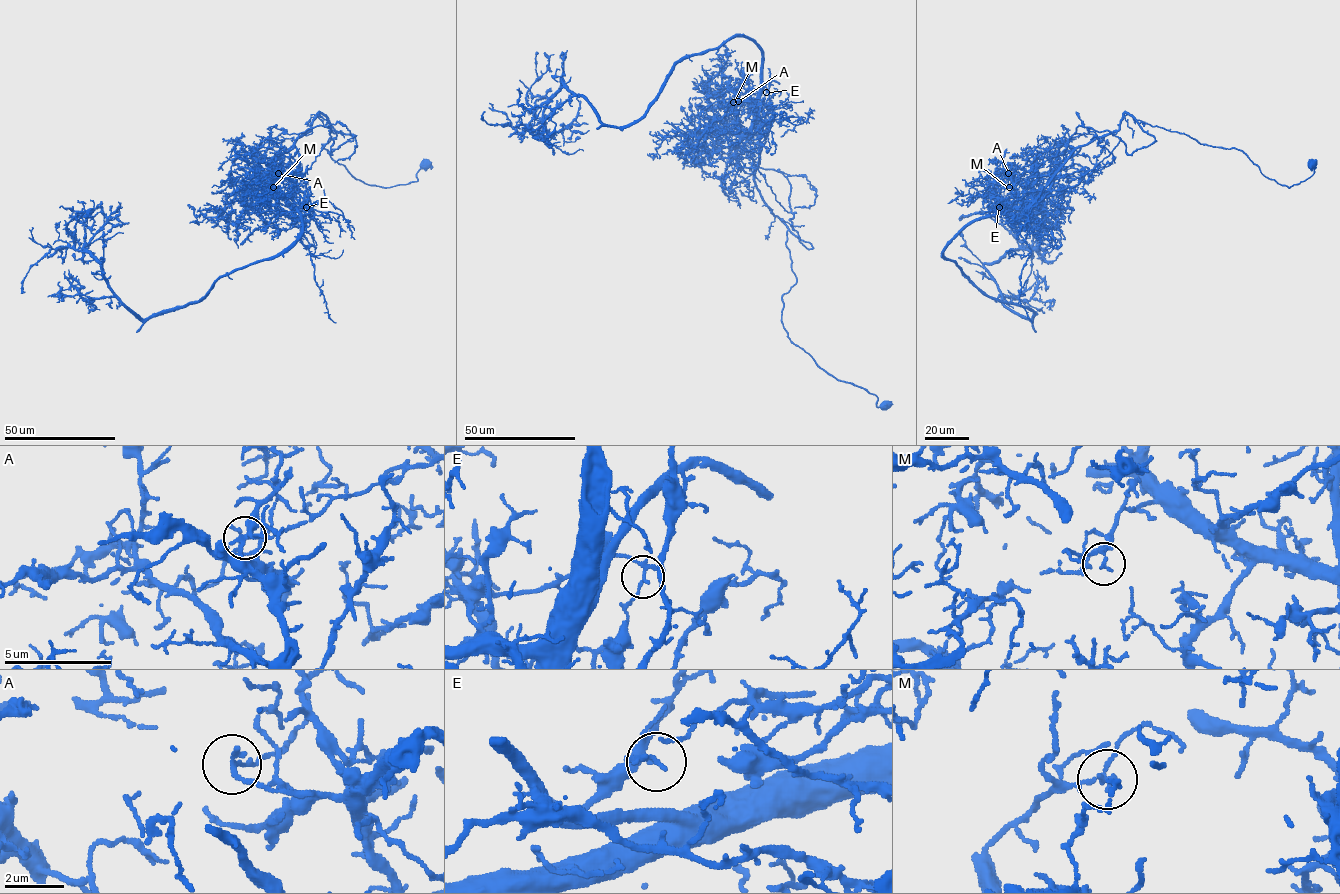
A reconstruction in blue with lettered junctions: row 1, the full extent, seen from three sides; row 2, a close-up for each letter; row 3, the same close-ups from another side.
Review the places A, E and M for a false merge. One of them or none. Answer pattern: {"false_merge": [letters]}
{"false_merge": ["A"]}

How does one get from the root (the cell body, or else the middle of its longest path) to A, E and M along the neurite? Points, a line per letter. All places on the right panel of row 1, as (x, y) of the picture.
A: (1313, 164), (1289, 187), (1240, 150), (1124, 113), (1058, 170), (1044, 151), (1008, 173)
E: (1313, 164), (1289, 187), (1240, 150), (1124, 113), (1118, 130), (1040, 176), (1030, 203), (999, 207)
M: (1313, 164), (1310, 177), (1289, 187), (1240, 150), (1124, 113), (1118, 130), (1035, 172), (1033, 188), (1009, 187)

